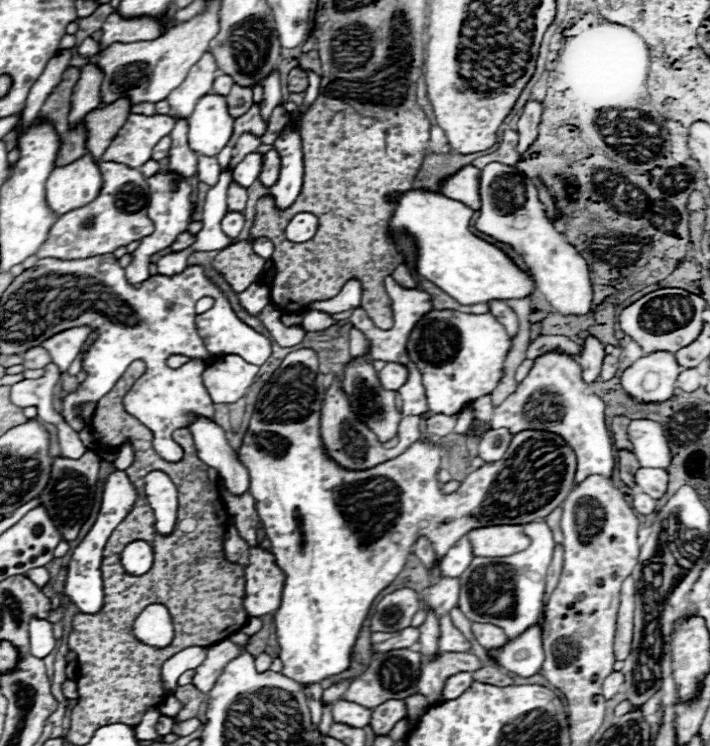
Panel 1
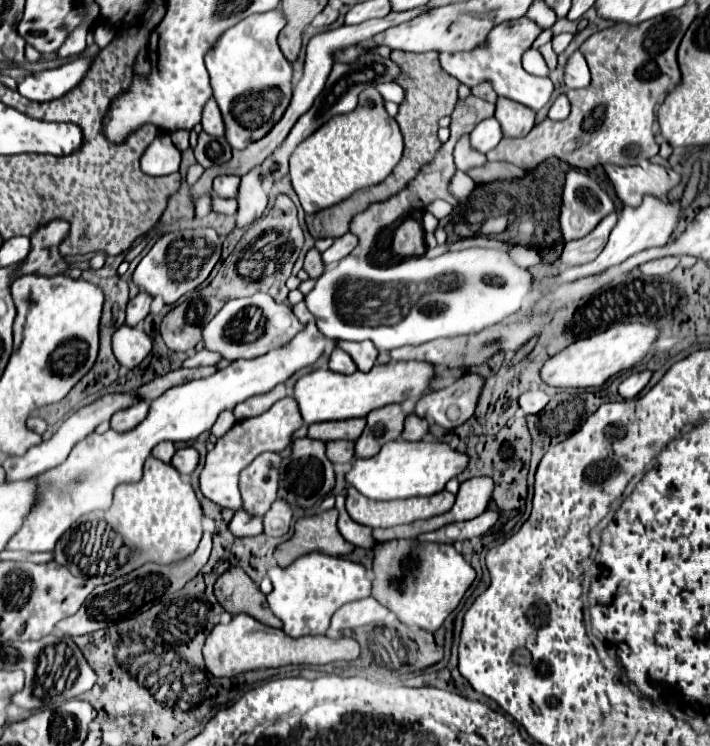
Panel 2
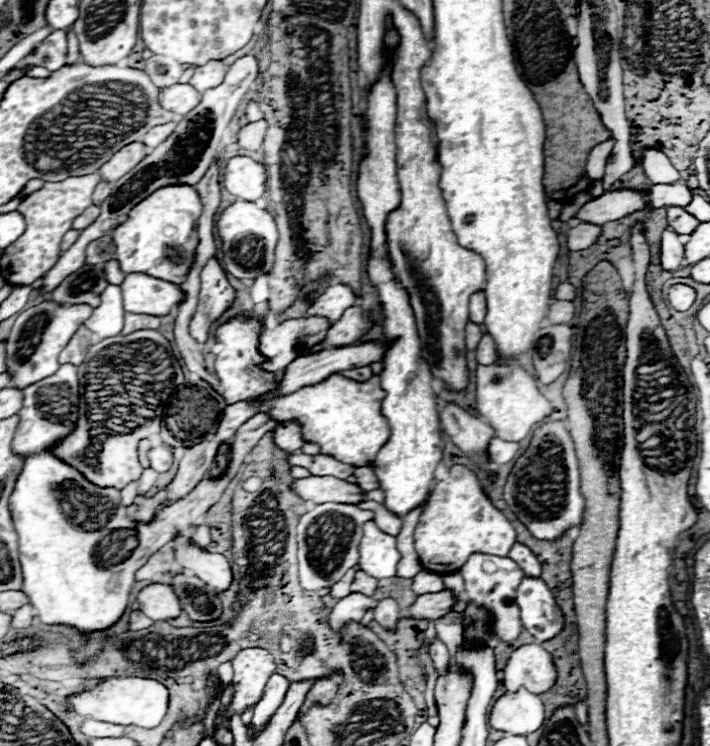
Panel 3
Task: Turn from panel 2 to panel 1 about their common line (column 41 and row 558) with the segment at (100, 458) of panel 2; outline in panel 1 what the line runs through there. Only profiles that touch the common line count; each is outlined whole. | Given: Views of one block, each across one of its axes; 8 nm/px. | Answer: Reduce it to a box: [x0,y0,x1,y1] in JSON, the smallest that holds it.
[458,520,556,640]

